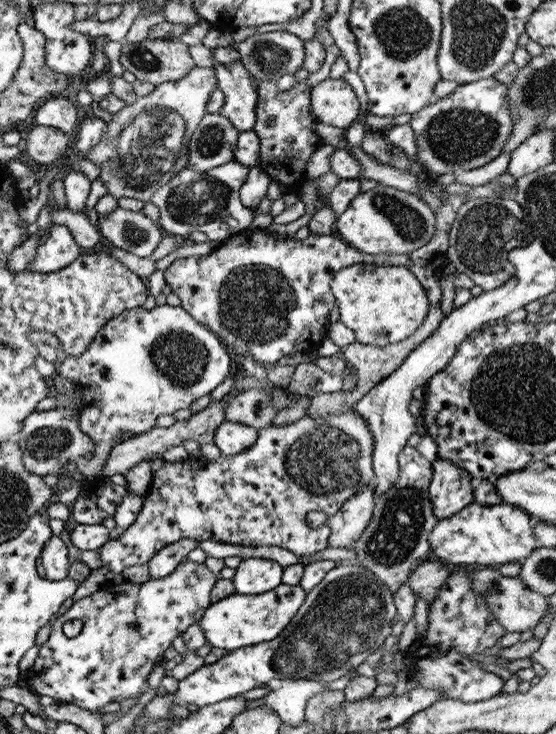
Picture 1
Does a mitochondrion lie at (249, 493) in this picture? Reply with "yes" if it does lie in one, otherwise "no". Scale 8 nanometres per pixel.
no

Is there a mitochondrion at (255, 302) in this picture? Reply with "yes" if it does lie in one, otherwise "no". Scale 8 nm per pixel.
yes

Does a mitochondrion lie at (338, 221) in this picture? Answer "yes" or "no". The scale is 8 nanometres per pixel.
no

